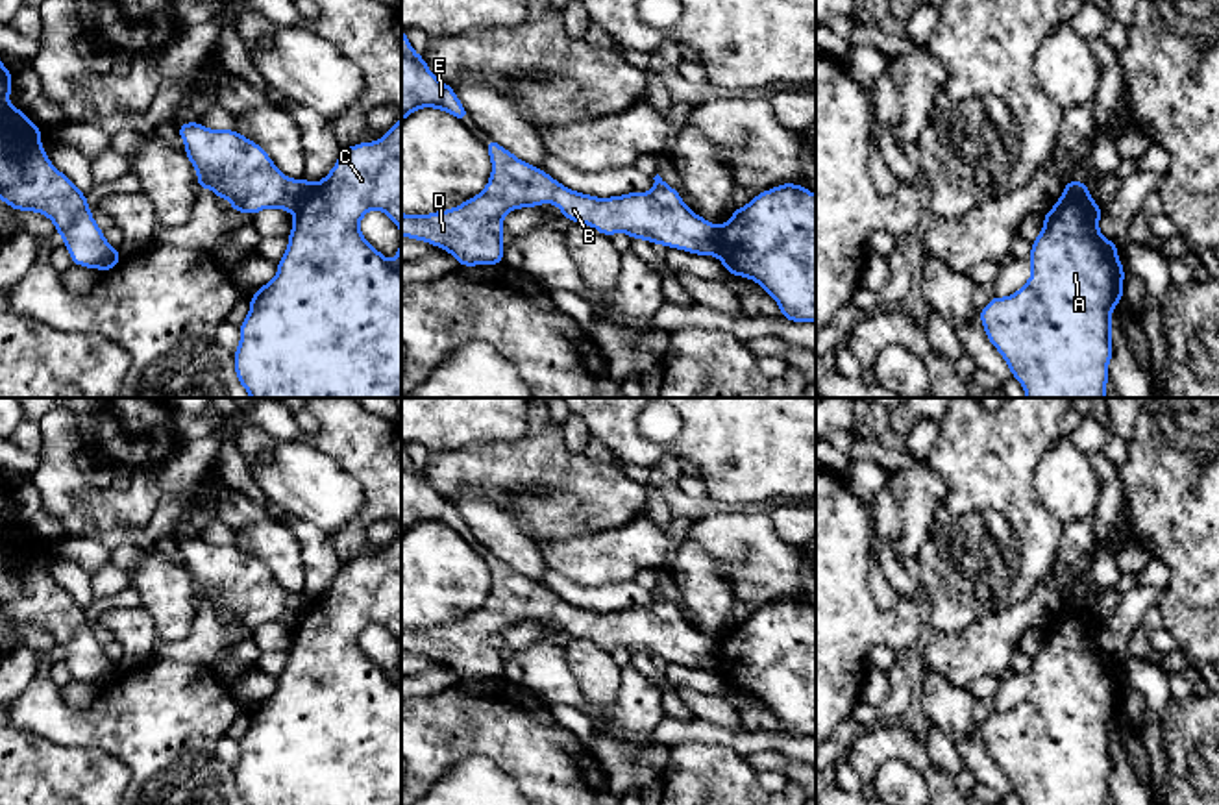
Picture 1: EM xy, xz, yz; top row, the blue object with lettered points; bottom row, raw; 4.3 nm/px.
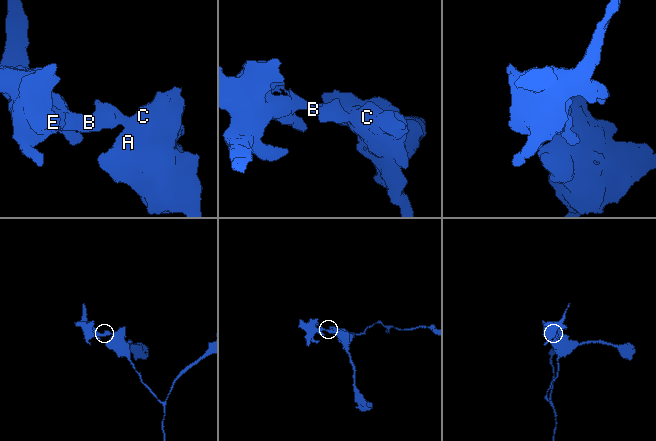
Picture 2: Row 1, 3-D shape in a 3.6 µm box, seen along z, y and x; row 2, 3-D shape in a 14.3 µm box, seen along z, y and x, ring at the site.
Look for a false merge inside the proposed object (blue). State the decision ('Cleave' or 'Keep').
Cleave

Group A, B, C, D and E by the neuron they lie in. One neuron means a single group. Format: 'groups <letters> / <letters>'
groups A C / B D E

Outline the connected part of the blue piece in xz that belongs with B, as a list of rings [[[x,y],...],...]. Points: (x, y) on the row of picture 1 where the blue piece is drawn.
[[[492,139],[485,146],[492,161],[486,187],[446,211],[401,213],[401,237],[442,248],[462,266],[501,265],[503,217],[514,209],[555,204],[570,222],[588,224],[607,237],[623,231],[651,244],[718,255],[718,226],[696,215],[659,174],[647,192],[597,198],[564,187]]]

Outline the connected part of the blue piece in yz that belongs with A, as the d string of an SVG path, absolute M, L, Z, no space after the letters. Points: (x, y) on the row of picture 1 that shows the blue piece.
M1091 194L1060 196L1032 242L1028 281L1006 298L993 296L979 311L984 333L1004 357L1025 398L1106 398L1112 313L1123 300L1125 268L1117 242L1101 235L1102 209Z

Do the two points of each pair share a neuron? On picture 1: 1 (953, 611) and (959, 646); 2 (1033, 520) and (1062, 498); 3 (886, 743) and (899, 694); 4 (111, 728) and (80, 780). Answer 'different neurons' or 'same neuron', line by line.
1: different neurons
2: different neurons
3: different neurons
4: different neurons

